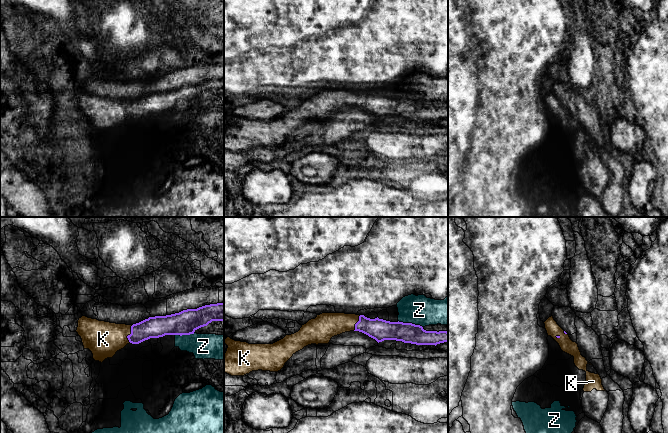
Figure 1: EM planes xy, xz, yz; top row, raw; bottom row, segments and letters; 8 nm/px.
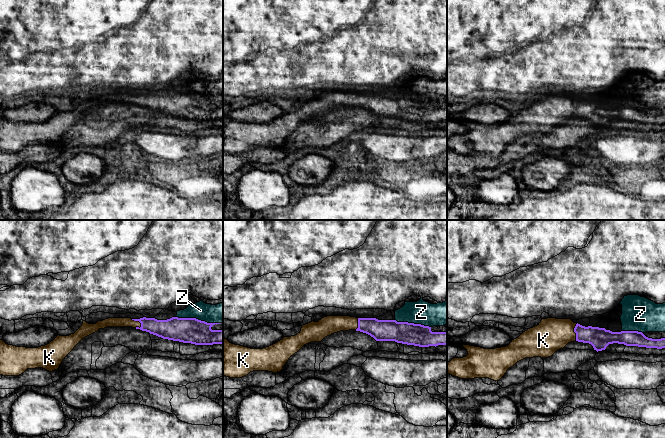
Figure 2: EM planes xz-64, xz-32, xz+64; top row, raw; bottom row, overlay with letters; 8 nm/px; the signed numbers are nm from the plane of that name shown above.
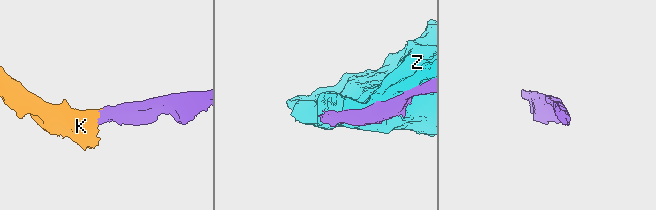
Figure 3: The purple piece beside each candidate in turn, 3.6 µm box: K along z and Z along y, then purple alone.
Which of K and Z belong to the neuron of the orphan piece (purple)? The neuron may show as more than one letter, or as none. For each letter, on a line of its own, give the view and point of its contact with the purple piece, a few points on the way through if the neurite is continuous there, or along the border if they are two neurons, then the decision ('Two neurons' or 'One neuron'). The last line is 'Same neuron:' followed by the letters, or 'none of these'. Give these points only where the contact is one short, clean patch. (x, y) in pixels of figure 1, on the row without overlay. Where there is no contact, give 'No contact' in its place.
K: Touches purple at xy (130, 110). Path across: xy (154, 103), (130, 110), (121, 110), (103, 115). One neuron
Z: Touches purple at xz (410, 99). Two neurons
Same neuron: K

